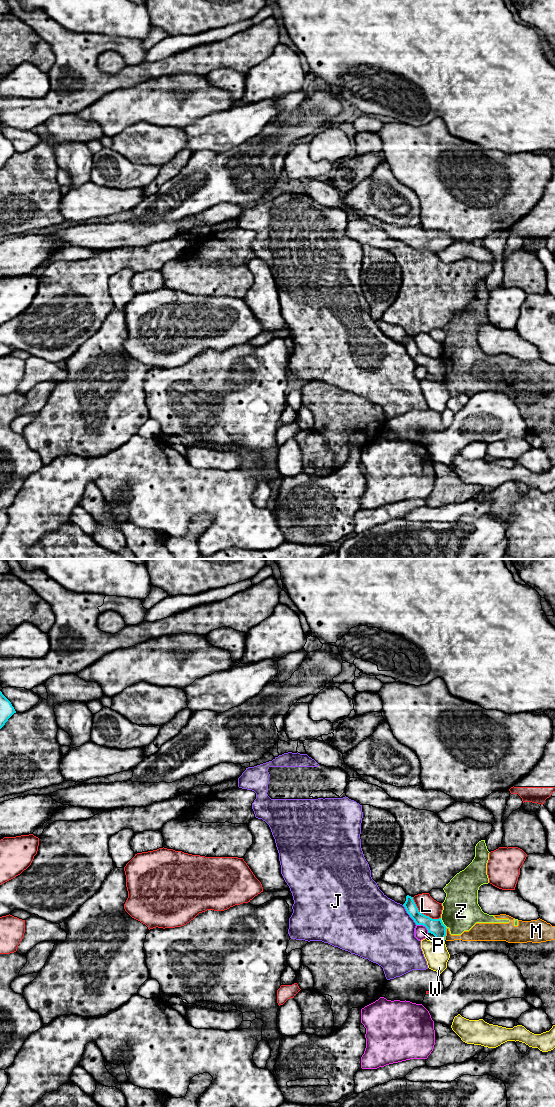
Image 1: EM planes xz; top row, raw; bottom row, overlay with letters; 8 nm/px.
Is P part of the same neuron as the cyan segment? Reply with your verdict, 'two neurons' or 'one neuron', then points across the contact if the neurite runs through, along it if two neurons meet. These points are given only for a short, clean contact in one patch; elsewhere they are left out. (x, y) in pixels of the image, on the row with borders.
two neurons | along xz (417, 924), (422, 924), (428, 932)

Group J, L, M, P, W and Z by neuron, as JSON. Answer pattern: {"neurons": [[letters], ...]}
{"neurons": [["J"], ["L"], ["M", "Z"], ["P"], ["W"]]}

